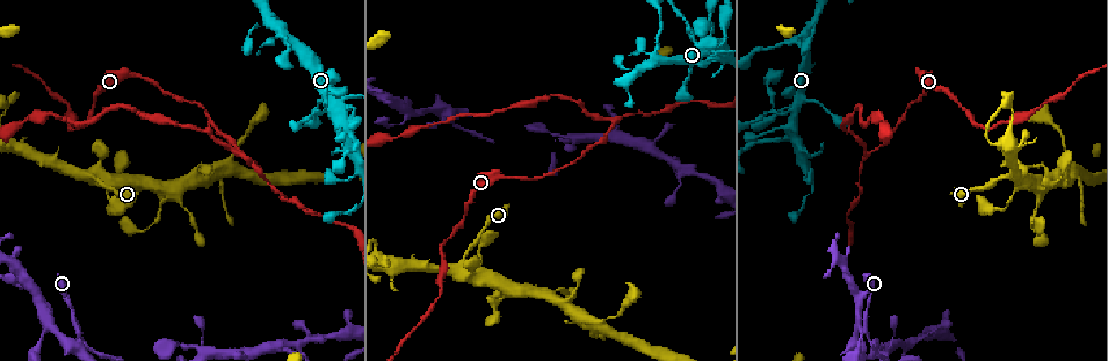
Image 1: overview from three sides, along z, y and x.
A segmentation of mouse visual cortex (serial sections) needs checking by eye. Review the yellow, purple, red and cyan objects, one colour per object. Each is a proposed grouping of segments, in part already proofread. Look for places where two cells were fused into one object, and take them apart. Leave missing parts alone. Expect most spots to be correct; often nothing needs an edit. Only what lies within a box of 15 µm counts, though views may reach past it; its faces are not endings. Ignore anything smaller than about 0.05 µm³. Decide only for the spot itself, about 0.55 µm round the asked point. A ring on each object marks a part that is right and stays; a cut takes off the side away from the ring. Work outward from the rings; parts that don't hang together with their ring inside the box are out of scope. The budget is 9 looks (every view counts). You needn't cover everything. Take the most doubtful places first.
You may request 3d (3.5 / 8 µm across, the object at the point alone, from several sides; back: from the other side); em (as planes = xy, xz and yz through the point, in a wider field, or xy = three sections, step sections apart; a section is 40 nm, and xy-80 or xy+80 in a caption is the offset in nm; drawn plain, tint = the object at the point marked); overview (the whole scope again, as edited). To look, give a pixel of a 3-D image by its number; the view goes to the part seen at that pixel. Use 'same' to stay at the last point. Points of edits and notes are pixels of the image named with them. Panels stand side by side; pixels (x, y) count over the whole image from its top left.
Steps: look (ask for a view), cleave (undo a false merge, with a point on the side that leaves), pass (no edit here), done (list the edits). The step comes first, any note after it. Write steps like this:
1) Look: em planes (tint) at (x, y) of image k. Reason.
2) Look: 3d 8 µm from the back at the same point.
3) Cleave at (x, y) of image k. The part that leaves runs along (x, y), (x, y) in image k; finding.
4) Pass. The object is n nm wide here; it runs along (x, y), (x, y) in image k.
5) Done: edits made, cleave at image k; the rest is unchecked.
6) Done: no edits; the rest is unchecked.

Look: em planes (tint) at (870, 155) of image 1. Abrupt turn.

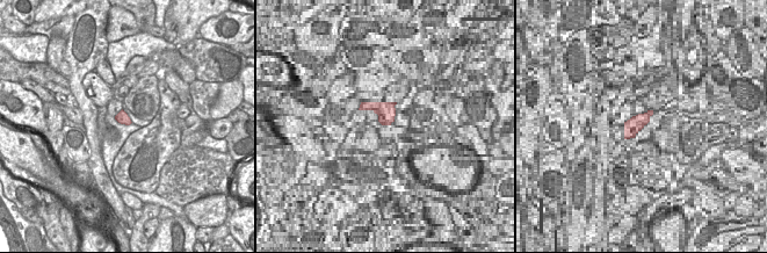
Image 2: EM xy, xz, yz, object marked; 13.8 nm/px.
Look: 3d 3.5 µm at the same point. Wider look.

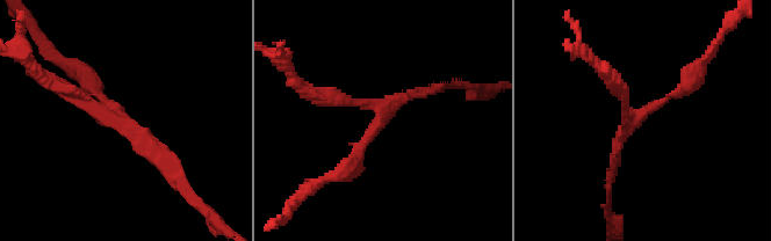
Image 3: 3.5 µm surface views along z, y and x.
Pass. The arms are 150, 150, 200 nm wide; it runs along (350, 168), (381, 111), (317, 96) in image 3; all the same cell.

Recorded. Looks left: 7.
Look: 3d 3.5 µm at (316, 113) of image 1. Arms part here.

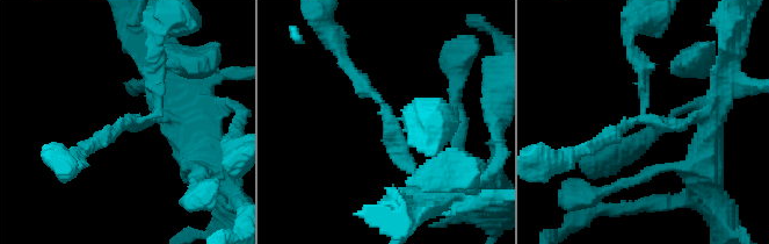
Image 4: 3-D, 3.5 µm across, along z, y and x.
Look: em planes (tint) at (133, 120) of image 4. 3 arms meet here; the arms are 150, 200, 200 nm wide.

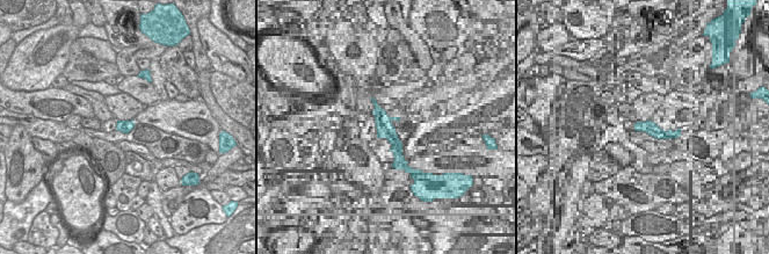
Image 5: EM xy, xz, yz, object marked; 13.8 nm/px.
Pass. It runs along (716, 114), (641, 117), (639, 60) in image 4; one cell here.

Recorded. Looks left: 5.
Look: em xy step 5 (tint) at (248, 37) of image 1. Thick turns thin.

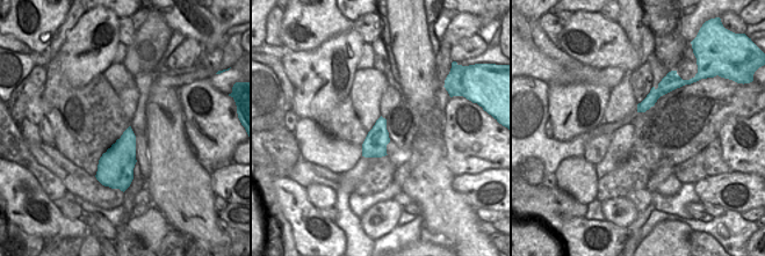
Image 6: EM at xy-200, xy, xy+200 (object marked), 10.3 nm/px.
Look: 3d 3.5 µm at the same point.

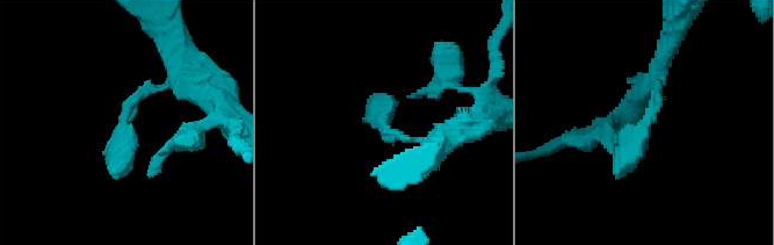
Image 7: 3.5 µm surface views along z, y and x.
Pass. It runs along (174, 77), (128, 106), (117, 177) in image 7; continuous, no second cell.

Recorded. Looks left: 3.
Look: 3d 3.5 µm at (51, 327) of image 1. Small branch off a trunk.

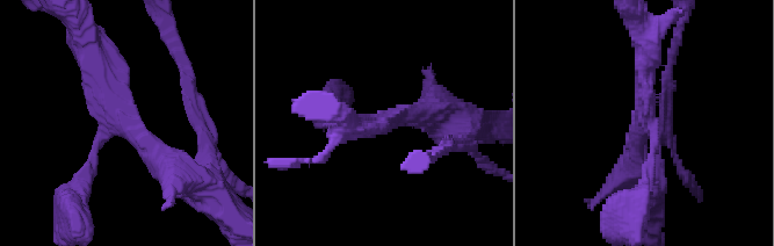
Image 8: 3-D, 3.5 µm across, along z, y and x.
Look: em xy step 3 (tint) at (382, 118) of image 8. Now the EM.

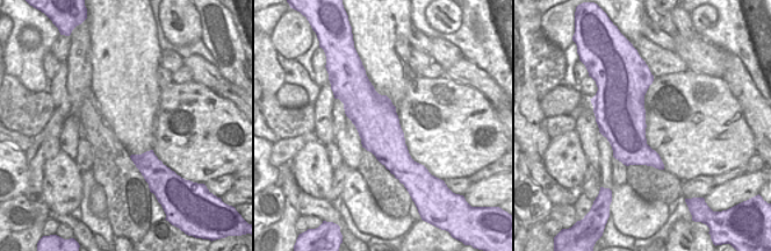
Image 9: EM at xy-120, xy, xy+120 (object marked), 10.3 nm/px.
Pass. The arms are 150, 300, 400 nm wide; it runs along (178, 175), (110, 111), (88, 55) in image 8; all the same cell.

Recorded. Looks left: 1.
Done: no edits; the rest is unchecked.

